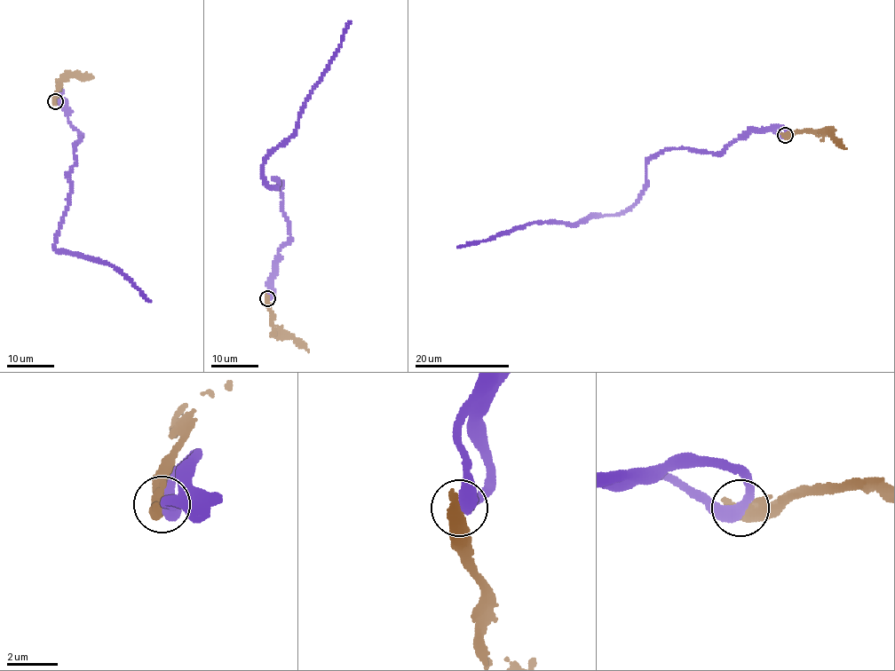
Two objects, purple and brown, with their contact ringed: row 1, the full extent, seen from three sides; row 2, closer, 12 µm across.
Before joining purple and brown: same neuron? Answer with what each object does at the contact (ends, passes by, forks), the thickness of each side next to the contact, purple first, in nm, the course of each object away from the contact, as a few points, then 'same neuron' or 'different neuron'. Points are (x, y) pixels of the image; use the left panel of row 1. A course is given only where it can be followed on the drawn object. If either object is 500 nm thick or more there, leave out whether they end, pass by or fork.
440 nm thick on the purple side, 700 nm on the other; purple runs (55, 100), (81, 140), (75, 143), (69, 202), (56, 250), (118, 270), (149, 302); brown runs (55, 100), (58, 83), (68, 75), (94, 76); different neuron

